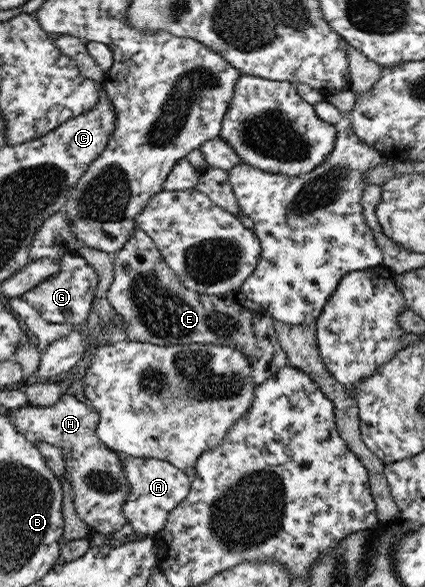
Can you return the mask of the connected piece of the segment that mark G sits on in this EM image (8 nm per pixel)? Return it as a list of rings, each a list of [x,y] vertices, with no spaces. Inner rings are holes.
[[[69,252],[61,259],[61,266],[55,274],[25,292],[20,298],[32,305],[42,319],[58,324],[79,326],[85,324],[94,306],[94,292],[99,283],[95,269],[78,252]]]

